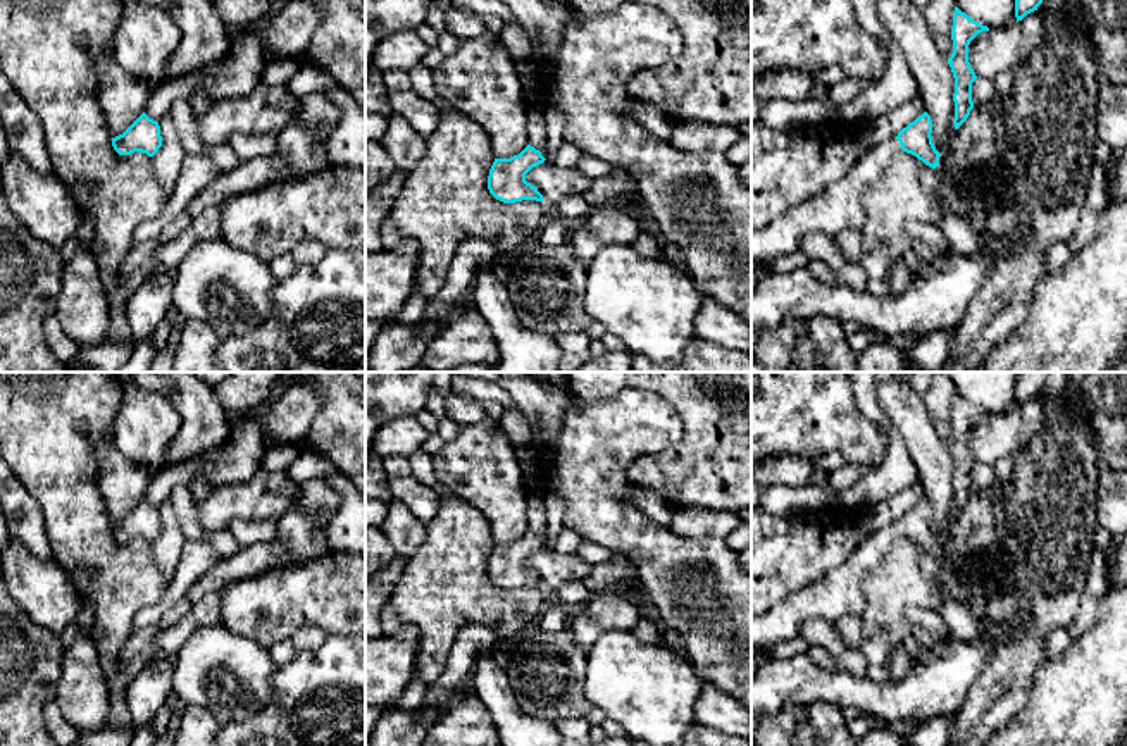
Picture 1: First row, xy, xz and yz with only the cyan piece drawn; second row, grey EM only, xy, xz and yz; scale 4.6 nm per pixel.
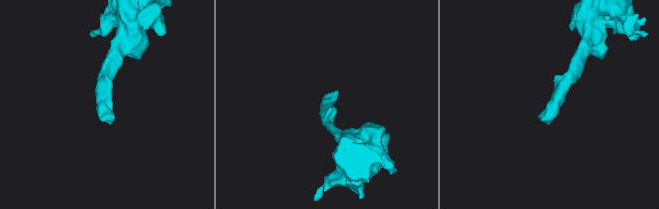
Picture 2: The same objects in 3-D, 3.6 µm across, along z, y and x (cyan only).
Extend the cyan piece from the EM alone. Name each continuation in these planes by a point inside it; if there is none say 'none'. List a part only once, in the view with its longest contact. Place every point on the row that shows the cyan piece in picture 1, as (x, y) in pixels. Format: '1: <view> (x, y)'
1: yz (836, 207)

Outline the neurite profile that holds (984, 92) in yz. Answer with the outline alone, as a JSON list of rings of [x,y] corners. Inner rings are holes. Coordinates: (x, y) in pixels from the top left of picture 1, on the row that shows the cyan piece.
[[[977,78],[972,83],[972,102],[975,105],[996,107],[999,103],[999,93],[994,81]]]

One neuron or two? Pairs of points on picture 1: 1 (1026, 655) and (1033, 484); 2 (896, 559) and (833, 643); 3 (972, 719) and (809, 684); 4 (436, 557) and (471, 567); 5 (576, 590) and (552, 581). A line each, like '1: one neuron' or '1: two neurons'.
1: one neuron
2: two neurons
3: two neurons
4: one neuron
5: two neurons

